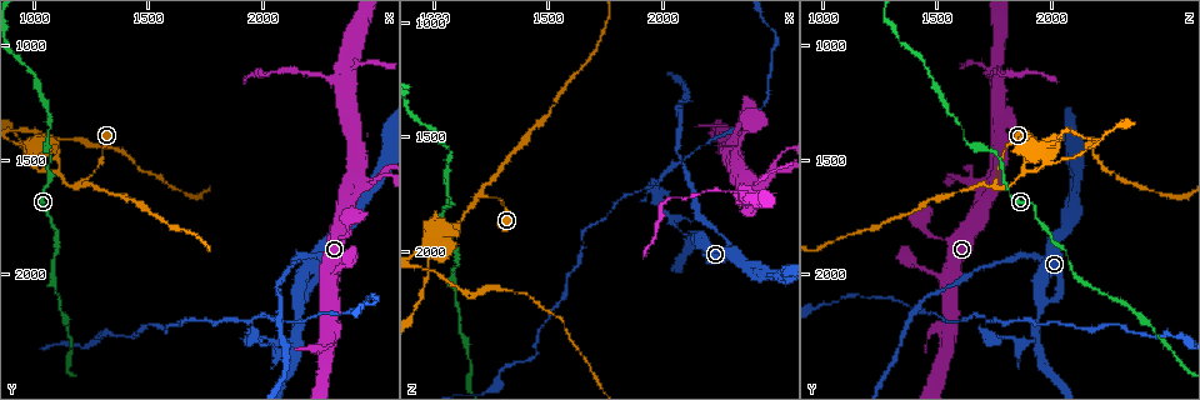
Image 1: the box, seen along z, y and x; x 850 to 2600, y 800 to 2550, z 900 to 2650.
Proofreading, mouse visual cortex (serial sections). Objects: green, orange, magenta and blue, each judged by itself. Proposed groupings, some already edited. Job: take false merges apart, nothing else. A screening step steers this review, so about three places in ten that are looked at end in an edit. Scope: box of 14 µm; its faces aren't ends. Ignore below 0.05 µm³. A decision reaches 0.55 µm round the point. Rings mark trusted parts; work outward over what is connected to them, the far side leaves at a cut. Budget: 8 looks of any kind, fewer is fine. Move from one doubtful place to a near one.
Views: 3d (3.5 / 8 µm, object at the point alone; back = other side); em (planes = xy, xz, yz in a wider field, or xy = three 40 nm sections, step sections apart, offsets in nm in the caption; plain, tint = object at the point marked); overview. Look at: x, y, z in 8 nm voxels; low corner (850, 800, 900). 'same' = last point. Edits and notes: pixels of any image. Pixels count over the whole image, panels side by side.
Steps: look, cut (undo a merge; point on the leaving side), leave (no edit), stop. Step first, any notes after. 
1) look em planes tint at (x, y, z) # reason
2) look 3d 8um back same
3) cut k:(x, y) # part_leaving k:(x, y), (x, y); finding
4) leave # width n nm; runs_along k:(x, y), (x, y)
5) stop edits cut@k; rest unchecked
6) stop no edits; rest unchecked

look 3d 3.5um at (1200, 1610, 1740) # side arm on a straight run

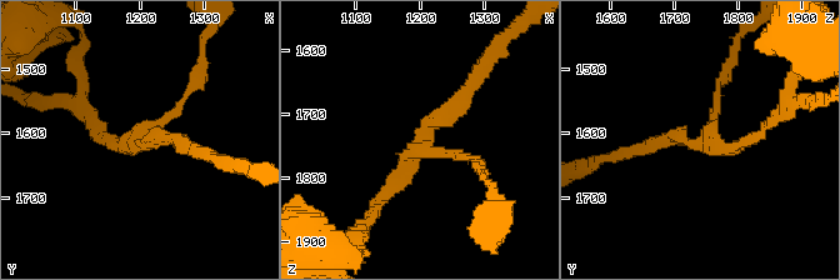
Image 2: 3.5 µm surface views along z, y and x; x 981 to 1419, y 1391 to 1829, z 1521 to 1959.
look em xy step 5 tint at (1205, 1605, 1755) # shape alone is not enough

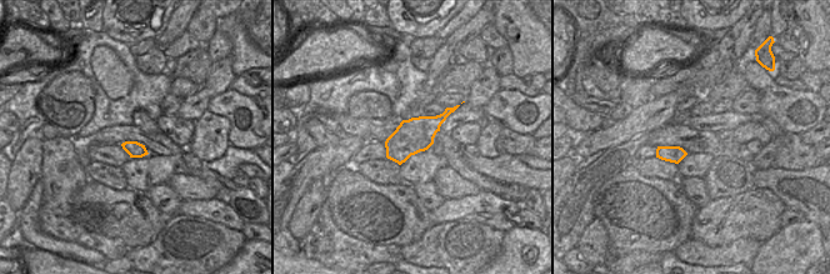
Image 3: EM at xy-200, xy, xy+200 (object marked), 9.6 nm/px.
leave # arms 3; arm_widths 100, 200, 200 nm; runs_along 2:(198, 76), (140, 141), (109, 141), (98, 126); one cell here

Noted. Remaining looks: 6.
look 3d 3.5um at (1010, 1460, 1950)

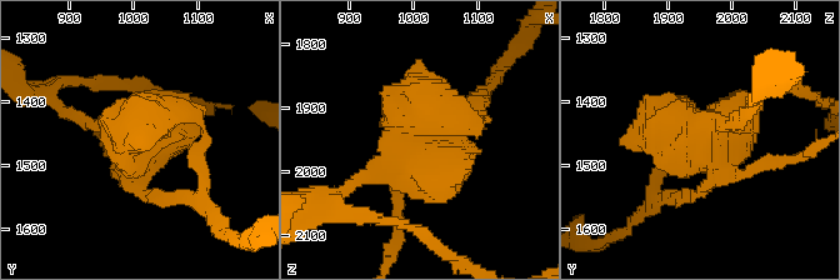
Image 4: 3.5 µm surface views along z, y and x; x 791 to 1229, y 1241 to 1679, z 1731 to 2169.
look em planes tint at (1000, 1455, 1960)

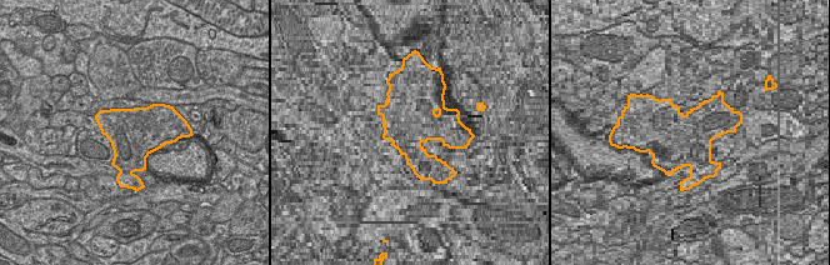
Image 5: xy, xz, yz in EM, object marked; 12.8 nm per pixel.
look em xy step 2 tint same

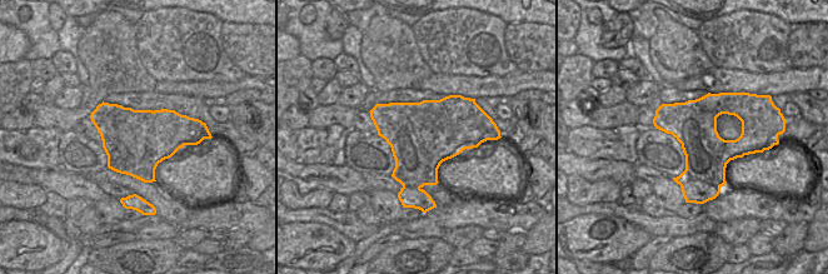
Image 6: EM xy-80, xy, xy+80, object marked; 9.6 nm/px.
cut 4:(415, 181) # border 6:(153, 111), (145, 155), (136, 160); two cells meet here

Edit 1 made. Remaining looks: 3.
look overview

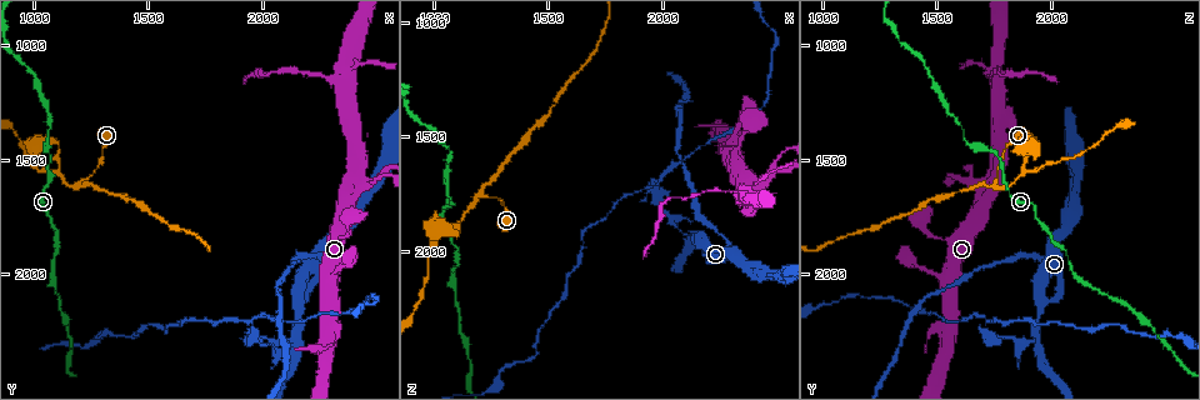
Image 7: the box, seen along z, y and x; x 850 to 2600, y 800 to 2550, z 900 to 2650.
look 3d 3.5um at (2490, 1580, 1660) # three arms meet

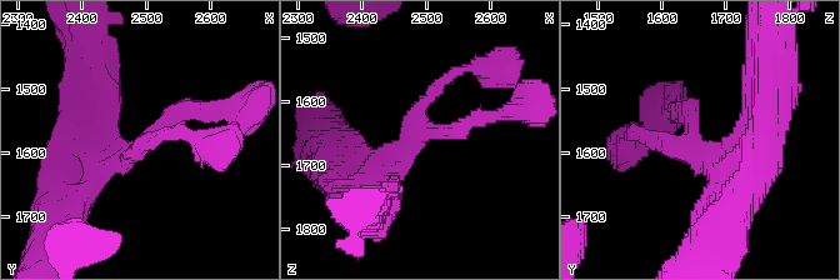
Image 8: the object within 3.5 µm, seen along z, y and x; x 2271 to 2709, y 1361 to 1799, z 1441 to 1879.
look em xy step 5 tint at (2495, 1590, 1655) # arms 3; arm_widths 150, 200, 350 nm

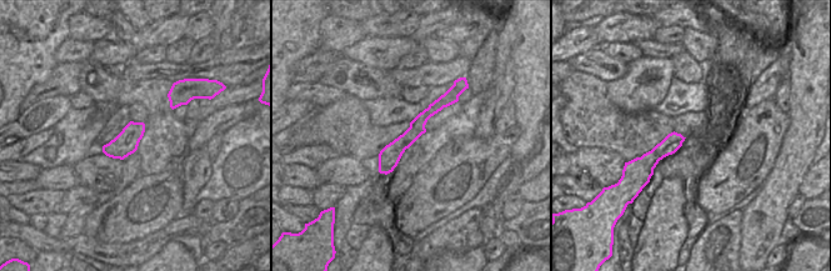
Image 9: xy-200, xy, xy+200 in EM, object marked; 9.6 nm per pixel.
leave # runs_along 9:(445, 98), (389, 156), (383, 170); continuous, no second cell

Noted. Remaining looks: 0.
stop edits cut@4; rest unchecked

